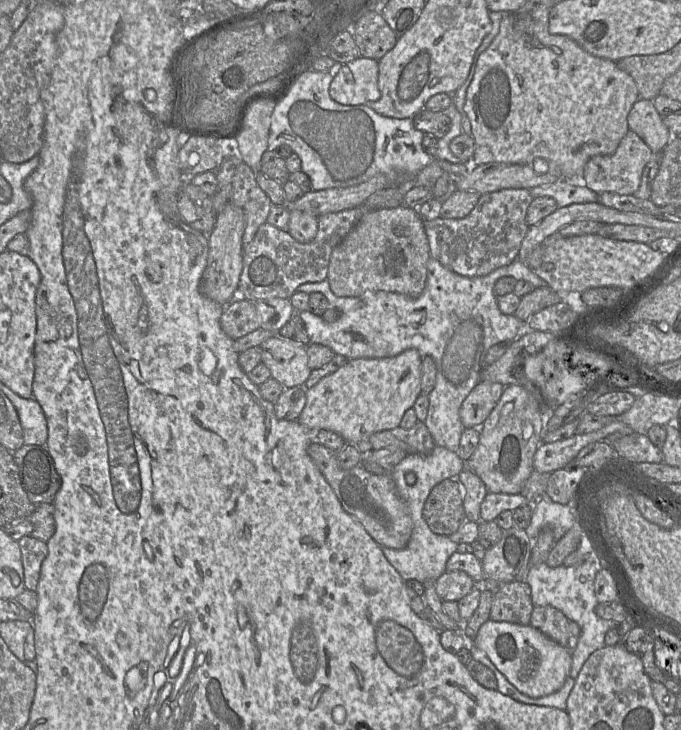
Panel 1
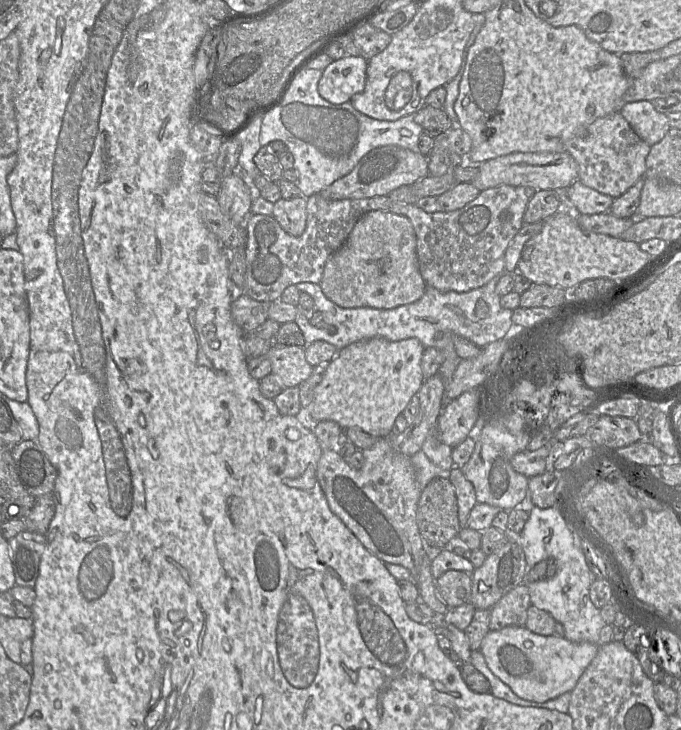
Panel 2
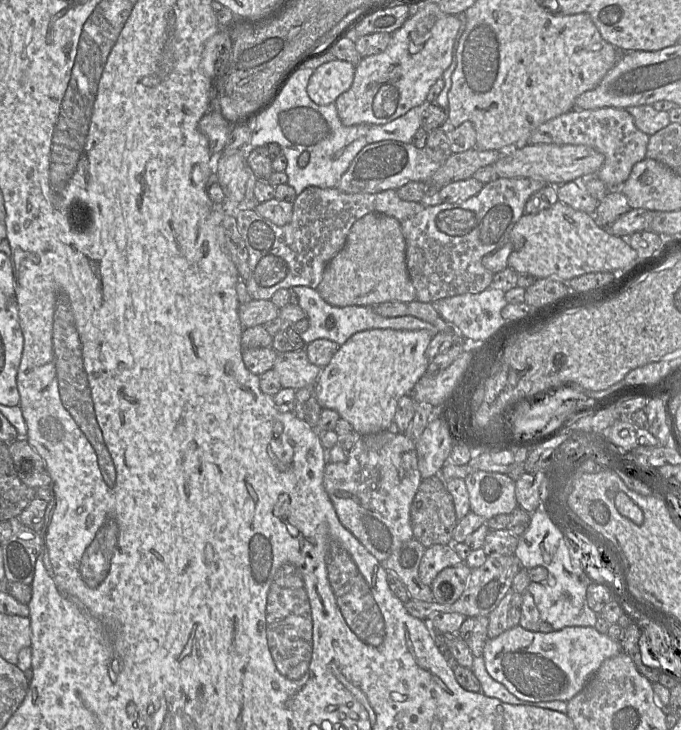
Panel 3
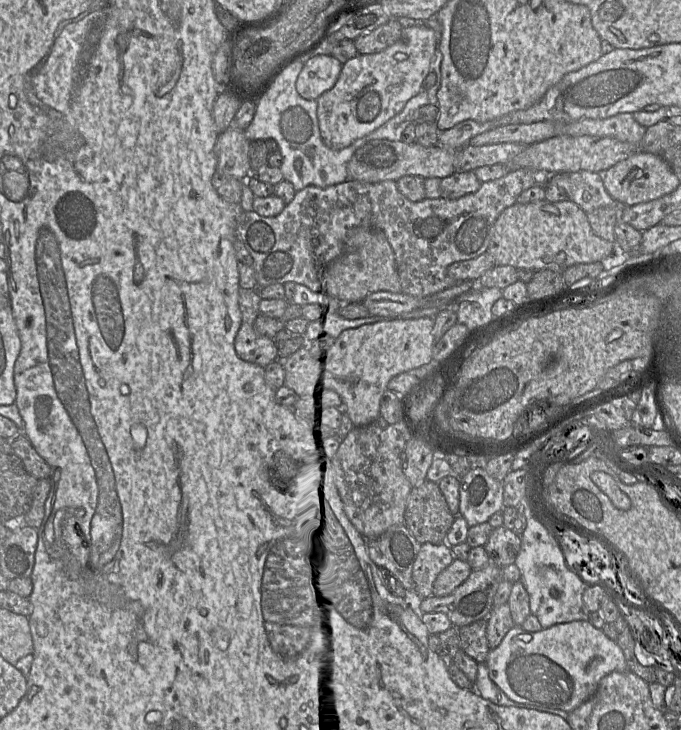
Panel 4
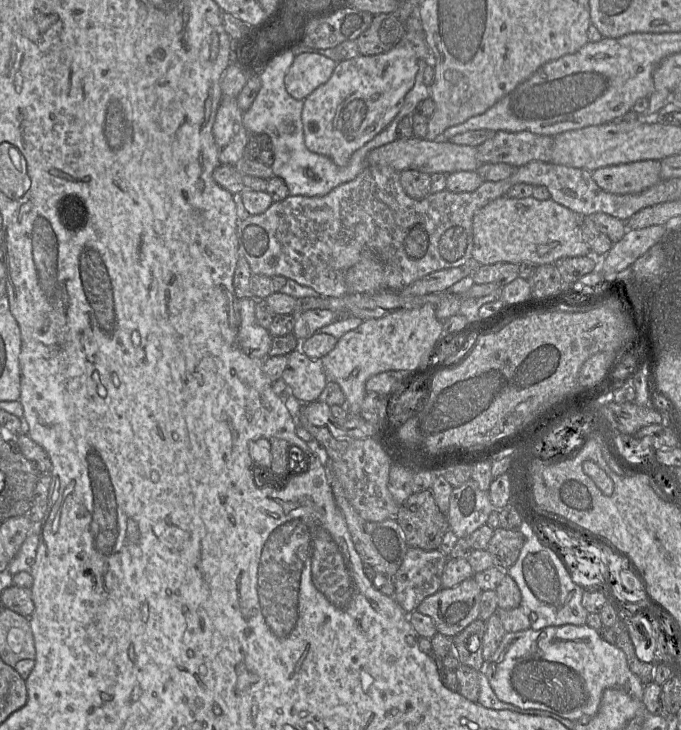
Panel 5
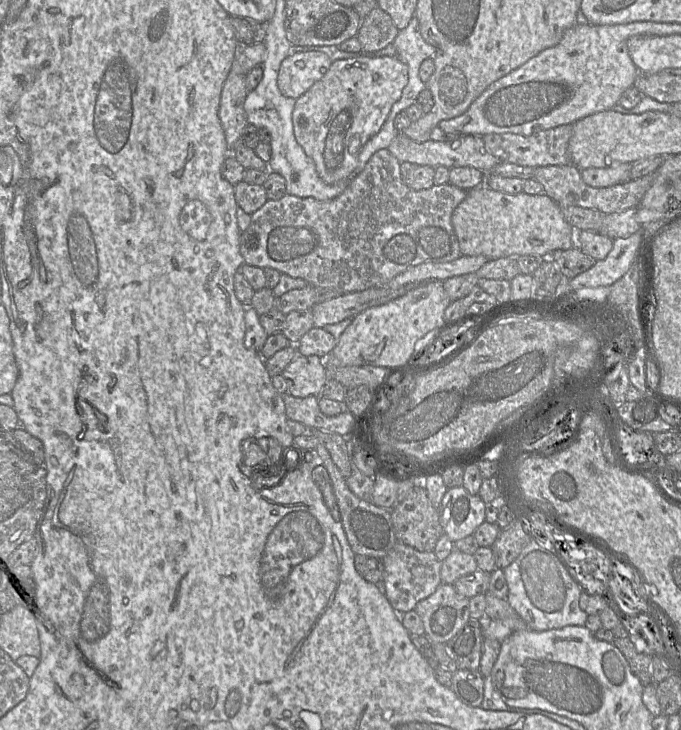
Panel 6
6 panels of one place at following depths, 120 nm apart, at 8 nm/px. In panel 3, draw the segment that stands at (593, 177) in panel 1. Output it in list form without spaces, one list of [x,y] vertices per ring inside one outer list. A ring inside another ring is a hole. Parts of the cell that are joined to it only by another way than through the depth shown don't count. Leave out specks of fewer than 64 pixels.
[[[605,107],[594,110],[572,109],[534,129],[528,144],[586,145],[605,156],[596,176],[610,189],[620,189],[633,166],[646,158],[650,136],[640,131],[633,117],[625,110]]]

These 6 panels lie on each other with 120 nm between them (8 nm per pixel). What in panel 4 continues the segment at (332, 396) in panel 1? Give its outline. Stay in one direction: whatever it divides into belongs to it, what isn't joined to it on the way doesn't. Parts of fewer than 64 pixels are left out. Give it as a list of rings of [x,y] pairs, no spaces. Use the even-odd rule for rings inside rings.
[[[384,318],[373,324],[362,325],[350,330],[338,343],[333,354],[324,363],[324,372],[320,381],[320,394],[335,396],[342,404],[342,415],[351,421],[354,429],[368,426],[380,417],[380,402],[386,392],[389,381],[403,373],[433,360],[434,318],[417,319]]]

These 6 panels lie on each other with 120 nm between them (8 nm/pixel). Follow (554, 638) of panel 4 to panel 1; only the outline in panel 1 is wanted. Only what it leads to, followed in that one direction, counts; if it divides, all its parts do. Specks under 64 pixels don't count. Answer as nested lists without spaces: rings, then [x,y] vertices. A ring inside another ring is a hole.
[[[488,620],[480,627],[474,645],[485,652],[519,692],[531,698],[545,697],[558,691],[570,675],[571,652],[531,625]]]

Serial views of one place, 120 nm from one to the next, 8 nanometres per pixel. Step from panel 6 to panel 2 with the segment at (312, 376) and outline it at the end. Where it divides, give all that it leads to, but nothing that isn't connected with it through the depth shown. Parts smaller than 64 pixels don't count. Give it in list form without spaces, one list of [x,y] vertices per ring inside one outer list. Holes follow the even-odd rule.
[[[272,343],[267,351],[273,373],[285,388],[297,387],[313,372],[306,360],[305,347]]]

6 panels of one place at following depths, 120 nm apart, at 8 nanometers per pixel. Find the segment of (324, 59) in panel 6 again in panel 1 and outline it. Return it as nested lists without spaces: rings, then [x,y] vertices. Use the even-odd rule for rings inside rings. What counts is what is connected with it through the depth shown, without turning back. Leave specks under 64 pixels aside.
[[[359,57],[340,65],[329,87],[331,98],[342,105],[367,105],[380,99],[379,63]]]

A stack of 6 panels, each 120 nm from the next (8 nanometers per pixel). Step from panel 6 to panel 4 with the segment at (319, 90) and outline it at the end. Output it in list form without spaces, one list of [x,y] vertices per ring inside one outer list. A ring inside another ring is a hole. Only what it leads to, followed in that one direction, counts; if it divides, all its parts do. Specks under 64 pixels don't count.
[[[434,19],[426,21],[429,26],[416,23],[404,27],[400,38],[381,52],[357,54],[342,65],[334,87],[317,99],[317,117],[321,137],[326,146],[341,150],[359,138],[365,137],[399,114],[407,101],[422,89],[425,77],[431,72],[431,61],[438,50],[439,25]]]

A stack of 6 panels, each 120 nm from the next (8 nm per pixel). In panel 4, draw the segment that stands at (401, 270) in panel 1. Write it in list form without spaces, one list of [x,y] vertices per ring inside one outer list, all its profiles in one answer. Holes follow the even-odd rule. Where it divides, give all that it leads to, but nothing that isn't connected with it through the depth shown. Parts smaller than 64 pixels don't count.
[[[355,227],[347,235],[343,255],[325,275],[324,292],[334,303],[361,303],[368,295],[379,291],[402,293],[394,252],[383,232]]]

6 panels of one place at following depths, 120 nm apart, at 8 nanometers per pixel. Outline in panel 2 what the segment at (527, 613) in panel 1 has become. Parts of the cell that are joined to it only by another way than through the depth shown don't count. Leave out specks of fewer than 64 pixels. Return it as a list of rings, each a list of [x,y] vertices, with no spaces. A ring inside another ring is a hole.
[[[528,585],[516,586],[504,595],[490,610],[490,630],[498,631],[507,626],[524,626],[527,610],[531,605]]]

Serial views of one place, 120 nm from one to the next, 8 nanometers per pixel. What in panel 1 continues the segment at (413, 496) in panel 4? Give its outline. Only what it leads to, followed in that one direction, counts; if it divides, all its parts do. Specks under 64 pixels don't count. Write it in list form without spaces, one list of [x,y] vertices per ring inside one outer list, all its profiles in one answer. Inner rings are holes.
[[[457,478],[433,487],[423,507],[423,518],[434,534],[449,537],[468,521],[463,499],[463,487]]]

